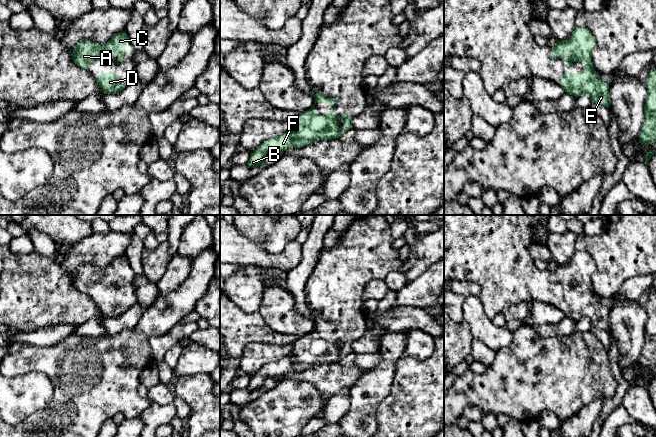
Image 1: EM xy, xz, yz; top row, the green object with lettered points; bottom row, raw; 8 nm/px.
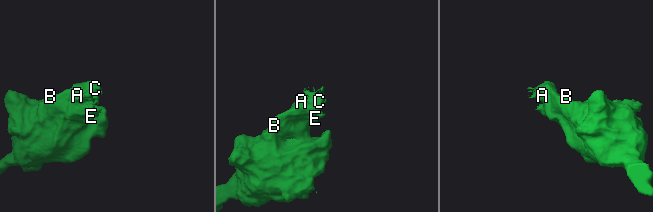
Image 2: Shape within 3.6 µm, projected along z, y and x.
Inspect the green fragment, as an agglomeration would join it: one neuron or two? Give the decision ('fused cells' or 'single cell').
single cell

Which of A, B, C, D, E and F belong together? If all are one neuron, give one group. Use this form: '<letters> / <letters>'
A B C D E F

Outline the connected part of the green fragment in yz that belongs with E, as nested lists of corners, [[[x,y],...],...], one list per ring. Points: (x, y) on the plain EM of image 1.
[[[576,251],[572,259],[567,264],[557,265],[555,270],[552,271],[552,282],[565,281],[566,290],[573,291],[574,286],[584,287],[585,294],[581,297],[564,297],[559,309],[565,314],[566,317],[577,321],[587,318],[591,321],[596,329],[608,331],[611,328],[609,308],[604,306],[597,298],[592,286],[592,275],[596,271],[596,263],[592,257],[583,251]]]

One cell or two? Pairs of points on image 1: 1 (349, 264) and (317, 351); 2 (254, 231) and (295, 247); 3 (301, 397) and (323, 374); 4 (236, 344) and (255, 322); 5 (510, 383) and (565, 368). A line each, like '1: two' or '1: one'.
1: one
2: two
3: two
4: one
5: one

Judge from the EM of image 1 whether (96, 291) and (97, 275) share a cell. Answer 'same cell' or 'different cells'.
same cell

